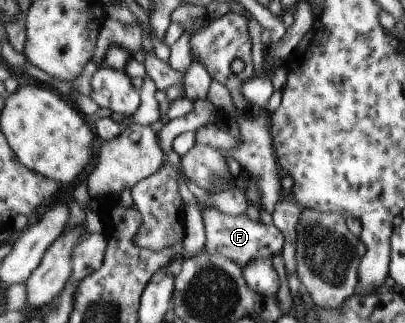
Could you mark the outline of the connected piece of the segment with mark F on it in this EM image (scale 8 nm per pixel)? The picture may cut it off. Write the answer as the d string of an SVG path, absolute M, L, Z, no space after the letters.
M214 206L203 207L203 209L207 234L205 251L211 254L223 253L230 260L234 260L241 269L246 264L250 264L252 260L276 256L278 252L283 250L287 242L284 232L274 224L266 224L262 221L256 222L246 213L232 216L232 214L226 214L226 212L222 212Z

